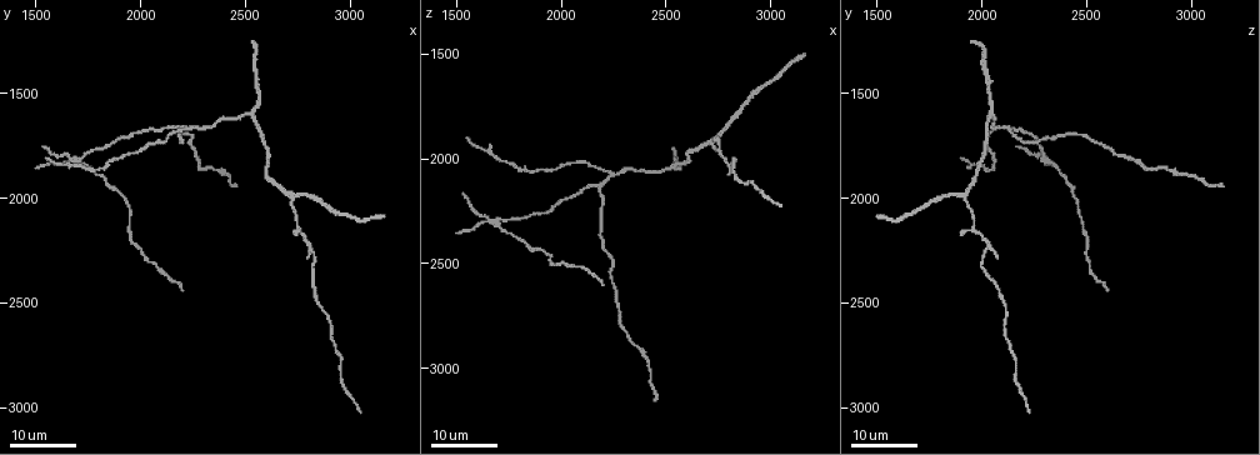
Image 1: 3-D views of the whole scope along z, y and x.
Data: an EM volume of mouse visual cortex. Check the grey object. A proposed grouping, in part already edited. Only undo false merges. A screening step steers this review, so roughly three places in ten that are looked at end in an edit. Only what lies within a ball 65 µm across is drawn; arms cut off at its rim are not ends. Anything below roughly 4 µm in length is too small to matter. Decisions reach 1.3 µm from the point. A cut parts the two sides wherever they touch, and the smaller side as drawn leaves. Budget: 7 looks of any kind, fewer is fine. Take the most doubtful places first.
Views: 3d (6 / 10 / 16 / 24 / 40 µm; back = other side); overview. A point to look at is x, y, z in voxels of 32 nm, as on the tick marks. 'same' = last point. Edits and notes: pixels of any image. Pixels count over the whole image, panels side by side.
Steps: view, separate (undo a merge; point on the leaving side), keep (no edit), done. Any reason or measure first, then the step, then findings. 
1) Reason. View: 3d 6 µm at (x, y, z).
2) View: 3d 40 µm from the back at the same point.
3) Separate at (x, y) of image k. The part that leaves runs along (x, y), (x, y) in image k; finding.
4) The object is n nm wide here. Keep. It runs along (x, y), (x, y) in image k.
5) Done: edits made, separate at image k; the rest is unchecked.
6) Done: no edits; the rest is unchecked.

View: 3d 24 µm at (1700, 1820, 2310).

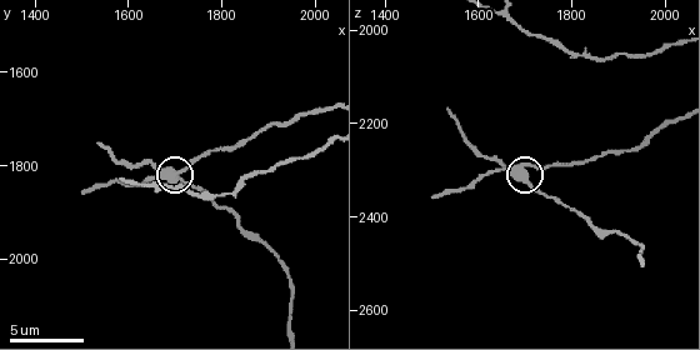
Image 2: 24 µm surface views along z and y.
View: 3d 10 µm at (1700, 1830, 2325).

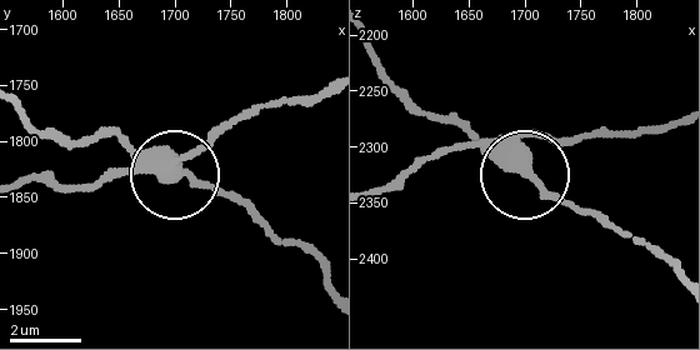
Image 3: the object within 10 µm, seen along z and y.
Separate at (190, 176) of image 3. The part that leaves runs along (160, 170), (229, 194), (309, 250), (326, 278) in image 3; a second cell is stuck on.

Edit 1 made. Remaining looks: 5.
View: overview.

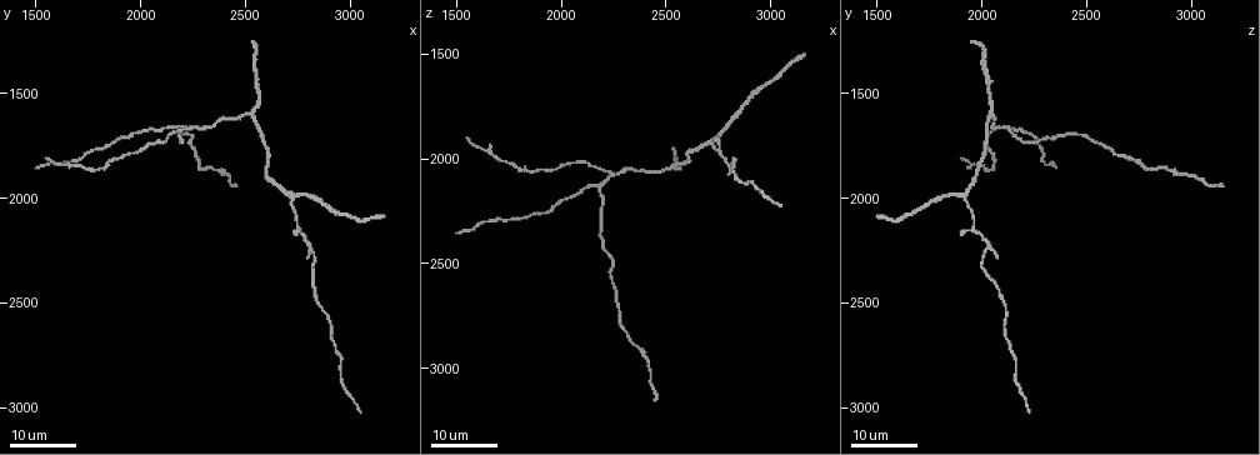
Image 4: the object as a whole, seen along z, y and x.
A narrow waist. View: 3d 24 µm at (1800, 1850, 2050).

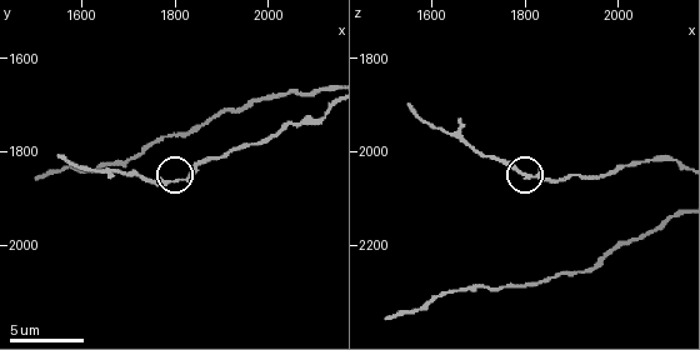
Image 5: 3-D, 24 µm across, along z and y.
View: 3d 10 µm at (1805, 1855, 2055).

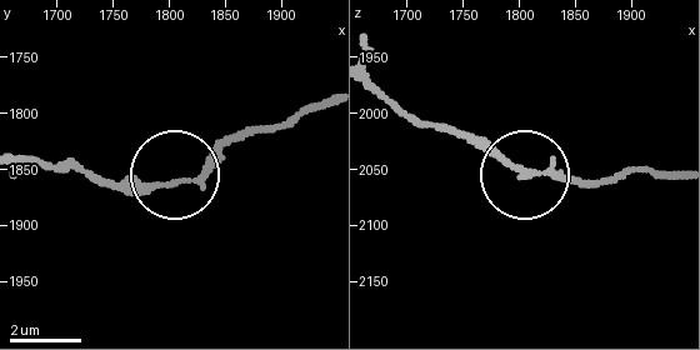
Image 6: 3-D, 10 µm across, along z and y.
Separate at (113, 180) of image 6. The part that leaves runs along (153, 186), (21, 160) in image 6; a second cell is stuck on.

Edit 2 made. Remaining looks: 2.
Calibre changes. View: 3d 16 µm at (2410, 1880, 2960).

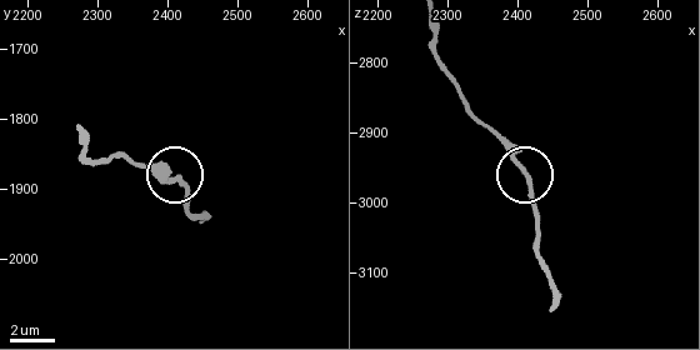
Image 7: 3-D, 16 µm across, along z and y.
View: 3d 10 µm at (2410, 1885, 2960).

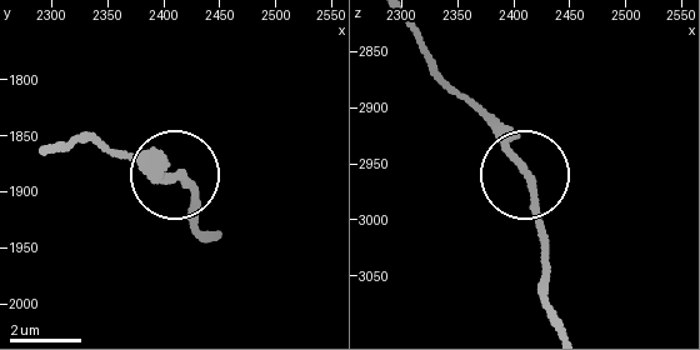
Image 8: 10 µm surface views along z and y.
Keep. It runs along (410, 26), (428, 63), (524, 170), (545, 284) in image 8; all the same cell.

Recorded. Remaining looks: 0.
Done: edits made, separate at image 3, separate at image 6; the rest is unchecked.

